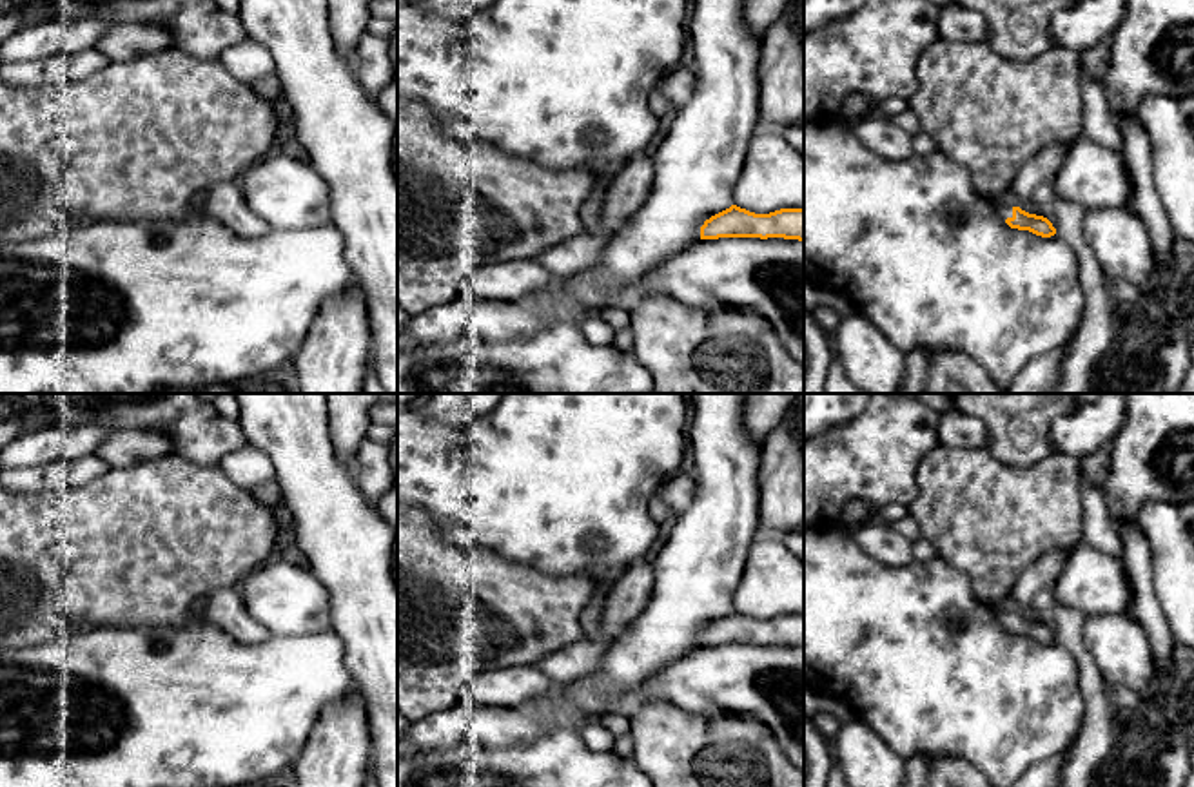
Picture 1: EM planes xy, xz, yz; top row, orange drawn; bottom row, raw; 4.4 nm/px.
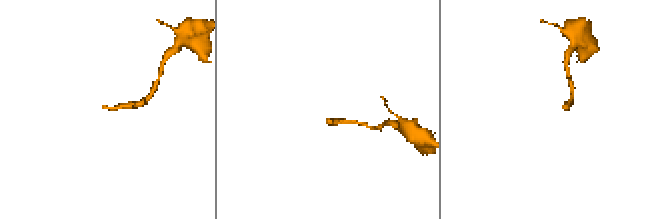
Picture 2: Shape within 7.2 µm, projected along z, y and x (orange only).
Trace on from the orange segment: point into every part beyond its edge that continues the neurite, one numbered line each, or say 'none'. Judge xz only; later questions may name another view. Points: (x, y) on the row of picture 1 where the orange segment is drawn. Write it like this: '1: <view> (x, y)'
none

